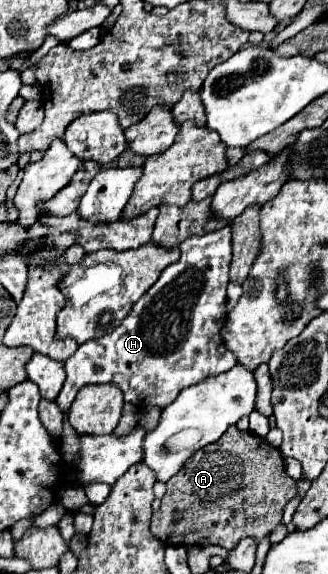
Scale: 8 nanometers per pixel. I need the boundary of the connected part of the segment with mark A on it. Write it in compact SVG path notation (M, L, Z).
M236 425L226 430L218 444L200 448L196 456L192 456L190 462L182 466L178 476L172 476L166 482L166 486L168 490L162 498L162 506L158 512L152 514L150 532L166 546L216 544L228 550L232 550L234 544L238 544L238 540L242 540L244 536L252 536L256 542L268 536L282 522L282 510L286 502L292 500L296 494L296 480L286 474L280 450L252 432L240 432Z

